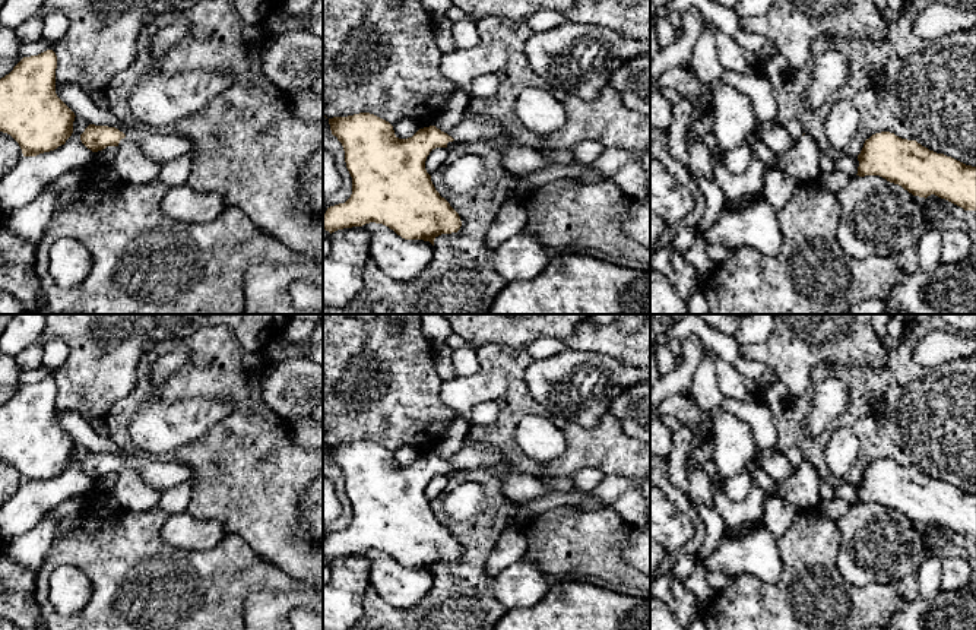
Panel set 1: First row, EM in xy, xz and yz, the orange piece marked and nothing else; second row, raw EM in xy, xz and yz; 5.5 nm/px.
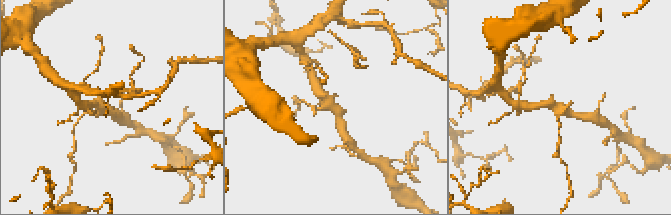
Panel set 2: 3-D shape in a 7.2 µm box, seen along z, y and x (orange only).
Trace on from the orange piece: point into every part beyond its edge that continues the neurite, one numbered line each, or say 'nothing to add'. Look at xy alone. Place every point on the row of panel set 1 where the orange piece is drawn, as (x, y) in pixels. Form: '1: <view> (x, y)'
1: xy (132, 165)

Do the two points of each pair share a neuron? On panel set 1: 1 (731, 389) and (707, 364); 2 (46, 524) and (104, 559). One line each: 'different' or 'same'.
1: different
2: different

